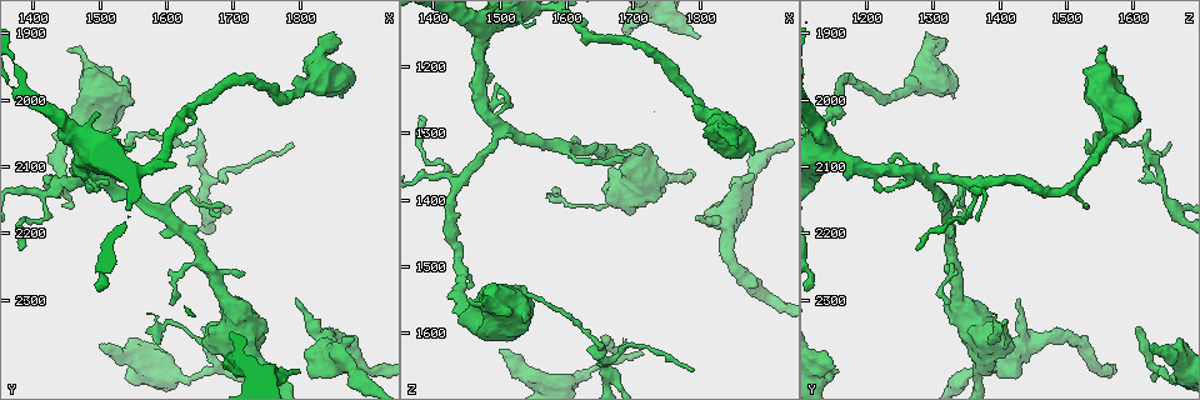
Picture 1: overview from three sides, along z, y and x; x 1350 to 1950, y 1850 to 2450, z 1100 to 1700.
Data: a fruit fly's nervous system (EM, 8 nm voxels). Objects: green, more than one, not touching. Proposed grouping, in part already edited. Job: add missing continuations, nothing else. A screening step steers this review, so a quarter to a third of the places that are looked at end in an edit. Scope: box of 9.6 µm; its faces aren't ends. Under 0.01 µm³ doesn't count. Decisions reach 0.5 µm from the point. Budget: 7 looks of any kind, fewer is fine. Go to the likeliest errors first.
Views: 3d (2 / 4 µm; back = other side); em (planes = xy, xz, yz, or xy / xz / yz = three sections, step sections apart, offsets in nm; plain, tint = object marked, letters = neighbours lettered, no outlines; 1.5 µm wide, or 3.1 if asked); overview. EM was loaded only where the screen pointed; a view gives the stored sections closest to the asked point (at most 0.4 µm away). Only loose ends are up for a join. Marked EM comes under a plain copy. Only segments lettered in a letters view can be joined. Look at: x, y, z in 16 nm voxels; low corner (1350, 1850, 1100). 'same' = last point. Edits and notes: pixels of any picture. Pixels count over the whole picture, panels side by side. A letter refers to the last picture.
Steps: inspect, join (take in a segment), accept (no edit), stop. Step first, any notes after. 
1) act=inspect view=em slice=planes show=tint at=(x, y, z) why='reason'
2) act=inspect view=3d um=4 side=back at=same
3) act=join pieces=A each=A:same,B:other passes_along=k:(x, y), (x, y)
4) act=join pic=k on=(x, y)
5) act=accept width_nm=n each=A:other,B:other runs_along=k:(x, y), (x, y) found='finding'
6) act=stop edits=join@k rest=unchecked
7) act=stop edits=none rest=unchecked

act=inspect view=3d um=4 side=back at=(1795, 2405, 1160) why='free end'

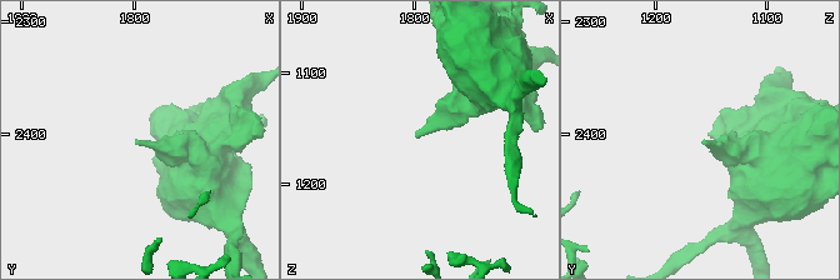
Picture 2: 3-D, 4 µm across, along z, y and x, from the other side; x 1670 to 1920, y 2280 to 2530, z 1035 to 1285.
act=inspect view=em slice=xz step=8 show=letters at=(1800, 2404, 1156) why='now the EM'

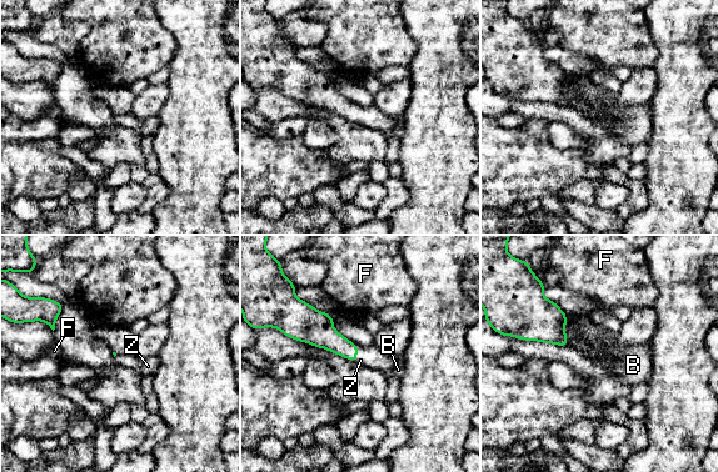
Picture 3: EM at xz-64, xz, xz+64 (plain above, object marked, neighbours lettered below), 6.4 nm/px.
act=join pieces=Z each=B:other,F:other,Z:same passes_along=3:(323, 335), (355, 354), (372, 357) found='the cell continues'

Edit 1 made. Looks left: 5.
act=inspect view=overview why='see it whole again'

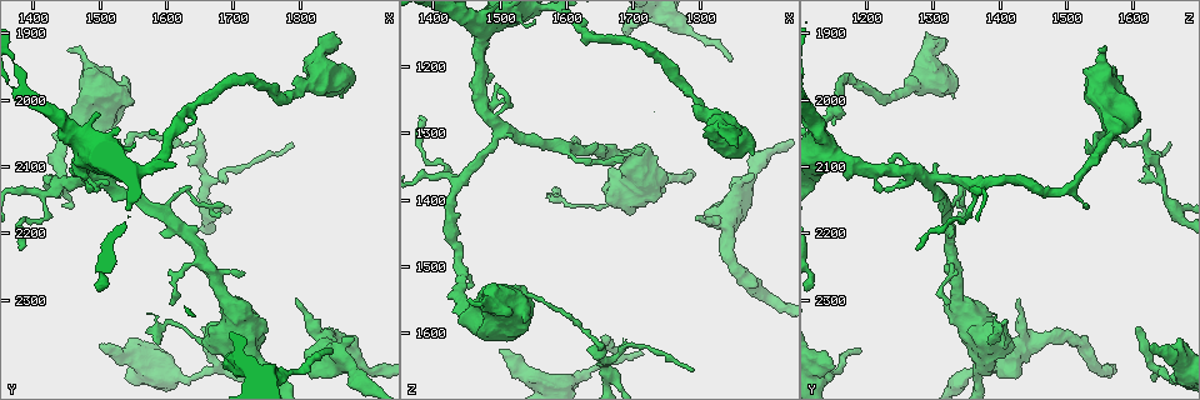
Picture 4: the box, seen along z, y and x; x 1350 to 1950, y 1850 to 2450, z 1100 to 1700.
act=inspect view=em slice=planes show=letters at=(1790, 2300, 1430) why='branch stops here'

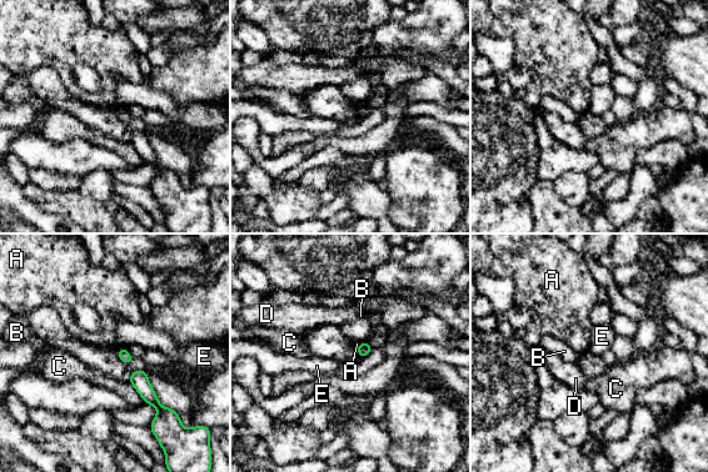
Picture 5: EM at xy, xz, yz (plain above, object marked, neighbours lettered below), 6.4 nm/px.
act=accept each=A:other,B:other,C:other,D:other,E:other border=5:(126, 347), (116, 351) found='none of them fits'

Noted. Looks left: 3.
act=inspect view=3d um=2 at=(1655, 2340, 1605) why='branch stops here'

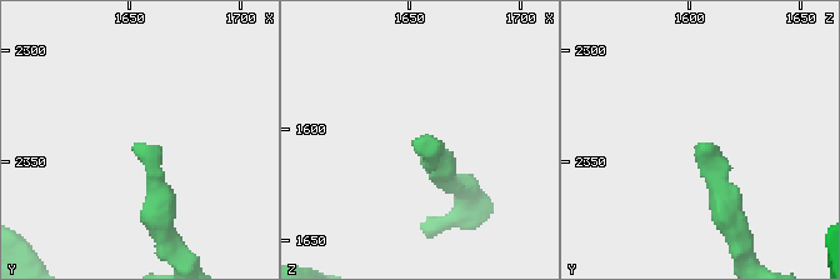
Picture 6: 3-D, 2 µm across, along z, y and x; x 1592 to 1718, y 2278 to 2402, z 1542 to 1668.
act=inspect view=em slice=planes show=letters at=(1652, 2344, 1605) why='shape alone is not enough'

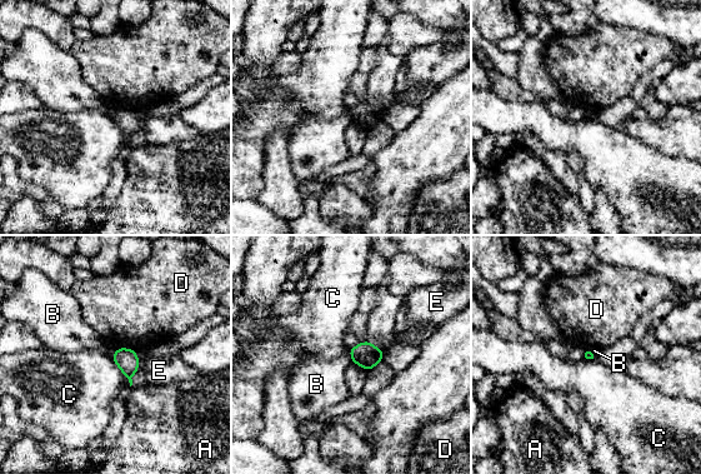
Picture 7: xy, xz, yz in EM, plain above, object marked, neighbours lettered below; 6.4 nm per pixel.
act=accept each=A:other,B:other,C:other,D:other,E:other found='none of them fits'

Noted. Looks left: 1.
act=stop edits=join@3 rest=unchecked

